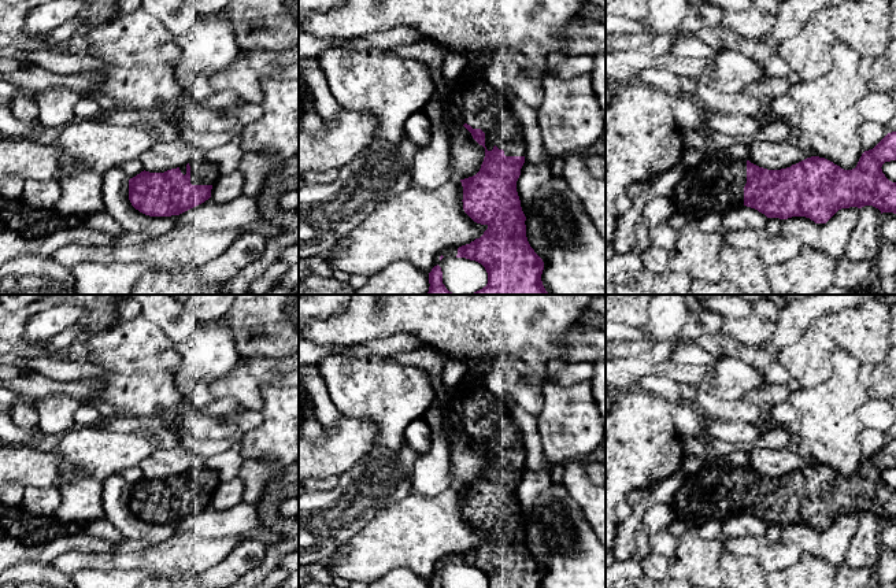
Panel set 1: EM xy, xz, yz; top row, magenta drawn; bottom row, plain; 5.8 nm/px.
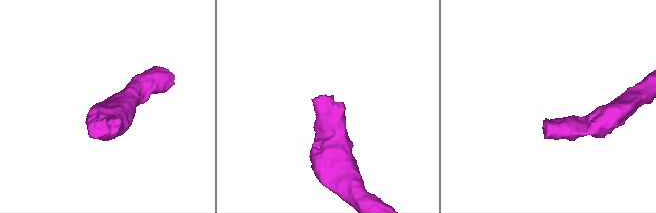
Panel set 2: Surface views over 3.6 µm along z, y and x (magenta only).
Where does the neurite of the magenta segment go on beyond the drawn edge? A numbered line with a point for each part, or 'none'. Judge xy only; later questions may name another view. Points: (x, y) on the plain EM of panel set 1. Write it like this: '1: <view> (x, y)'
1: xy (202, 479)

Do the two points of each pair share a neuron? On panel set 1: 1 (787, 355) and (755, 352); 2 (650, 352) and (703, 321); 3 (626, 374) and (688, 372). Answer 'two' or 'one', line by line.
1: two
2: one
3: one

